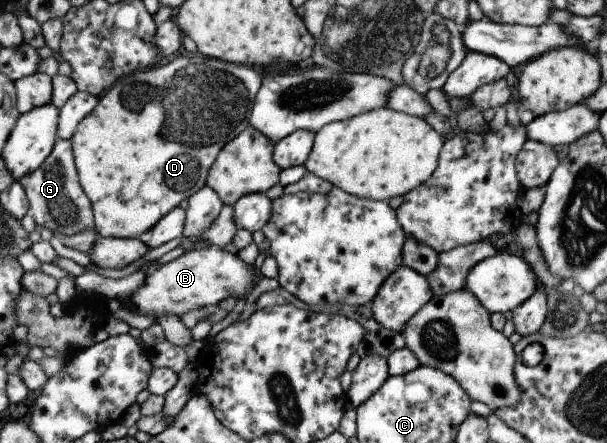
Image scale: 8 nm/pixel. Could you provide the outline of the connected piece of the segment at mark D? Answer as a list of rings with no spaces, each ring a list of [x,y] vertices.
[[[179,53],[171,59],[165,59],[159,65],[134,71],[121,76],[112,82],[110,90],[106,90],[98,99],[96,106],[80,119],[71,136],[71,151],[73,163],[79,178],[79,186],[91,202],[93,210],[94,231],[100,237],[110,238],[139,238],[143,232],[152,228],[169,210],[176,207],[182,200],[187,200],[206,186],[206,175],[214,162],[220,148],[233,137],[236,137],[244,128],[248,127],[248,109],[252,109],[253,99],[259,90],[260,76],[253,72],[252,67],[233,63],[226,63],[217,59],[203,57],[199,54],[190,55]]]

